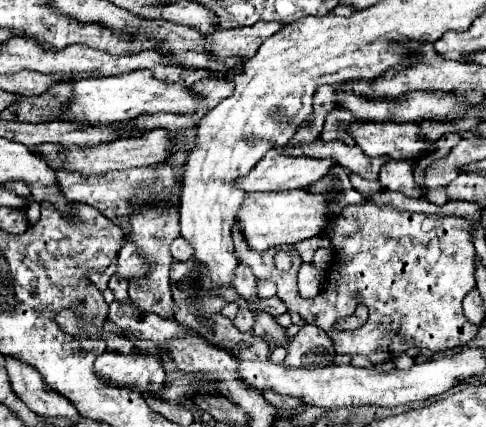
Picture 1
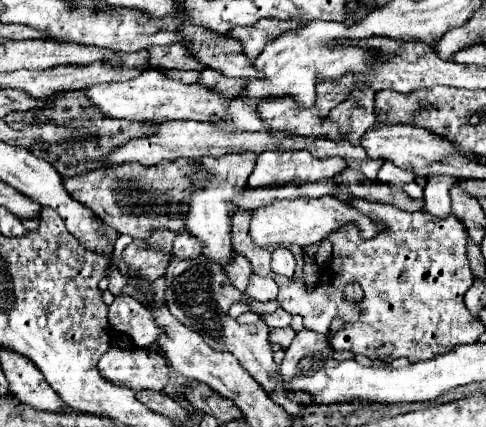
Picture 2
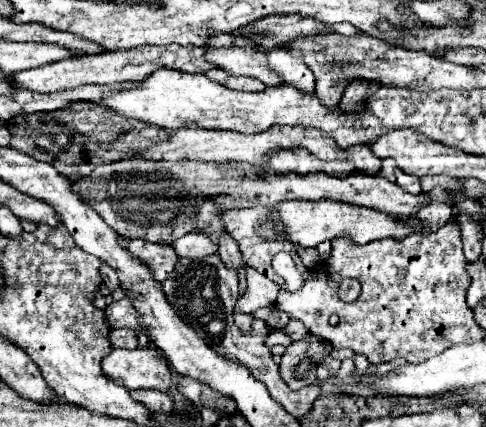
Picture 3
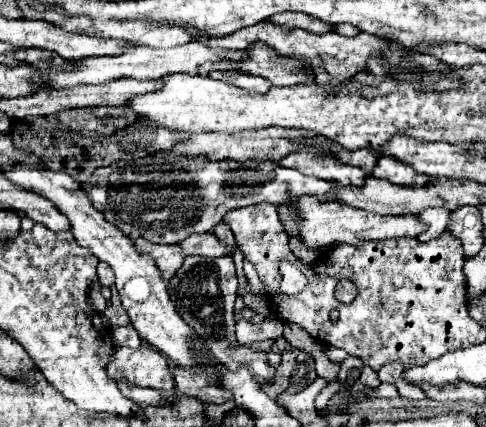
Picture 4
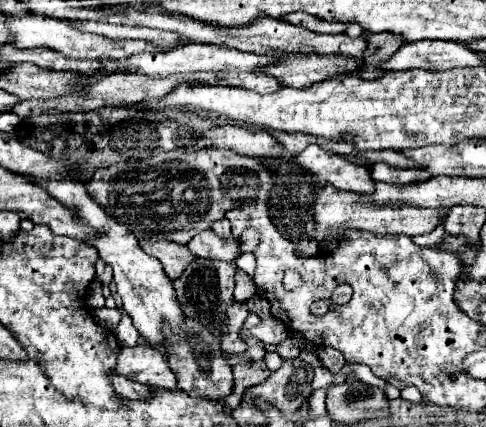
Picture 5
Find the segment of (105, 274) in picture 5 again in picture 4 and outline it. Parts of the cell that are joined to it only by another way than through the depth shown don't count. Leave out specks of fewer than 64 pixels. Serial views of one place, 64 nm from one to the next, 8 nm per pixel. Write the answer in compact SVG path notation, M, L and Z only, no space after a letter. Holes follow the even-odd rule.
M100 262L98 264L98 278L100 278L100 284L102 286L108 286L110 288L114 284L114 272L112 272L112 268L108 264Z

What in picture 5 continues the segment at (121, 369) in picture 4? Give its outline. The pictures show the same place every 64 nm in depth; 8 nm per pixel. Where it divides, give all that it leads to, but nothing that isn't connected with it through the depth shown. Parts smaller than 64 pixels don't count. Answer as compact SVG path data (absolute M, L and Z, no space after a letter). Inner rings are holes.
M140 344L134 348L122 348L114 370L116 374L150 388L176 388L176 376L168 366L168 358L154 346Z

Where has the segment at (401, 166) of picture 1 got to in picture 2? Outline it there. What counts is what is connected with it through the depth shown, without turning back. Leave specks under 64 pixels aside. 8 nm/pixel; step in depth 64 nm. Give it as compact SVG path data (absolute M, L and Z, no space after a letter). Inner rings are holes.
M384 162L384 166L382 166L382 170L380 170L380 176L378 176L378 180L380 182L384 182L384 184L388 184L388 186L394 186L394 184L398 184L402 178L404 178L404 172L396 172L396 170L400 170L400 168L396 168L392 162Z

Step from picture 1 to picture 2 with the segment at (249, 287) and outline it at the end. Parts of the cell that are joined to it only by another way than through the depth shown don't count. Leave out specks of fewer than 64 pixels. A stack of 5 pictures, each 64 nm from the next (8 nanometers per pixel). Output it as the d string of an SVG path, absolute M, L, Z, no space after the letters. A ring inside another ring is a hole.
M234 256L226 274L228 274L232 286L236 286L242 294L248 290L248 284L252 278L252 266L248 264L248 260L244 260L244 256Z

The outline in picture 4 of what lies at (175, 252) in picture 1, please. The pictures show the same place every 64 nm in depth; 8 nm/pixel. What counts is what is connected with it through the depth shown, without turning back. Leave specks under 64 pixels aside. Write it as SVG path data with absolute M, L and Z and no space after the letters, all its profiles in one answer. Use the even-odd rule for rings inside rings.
M212 232L190 234L188 238L184 238L180 242L180 248L182 248L184 256L208 256L208 258L216 258L216 256L226 256L228 254L224 244L220 244L218 238Z

